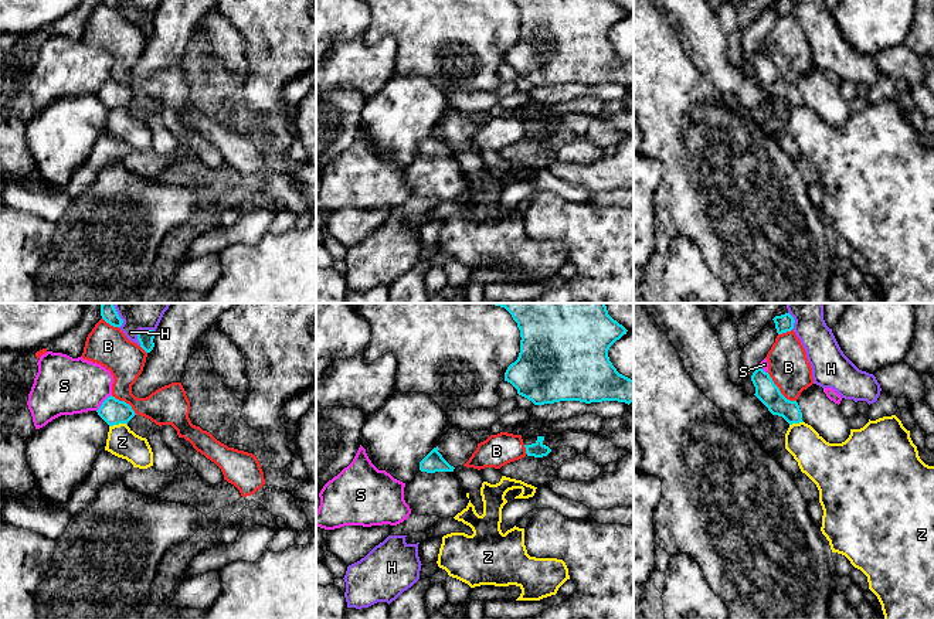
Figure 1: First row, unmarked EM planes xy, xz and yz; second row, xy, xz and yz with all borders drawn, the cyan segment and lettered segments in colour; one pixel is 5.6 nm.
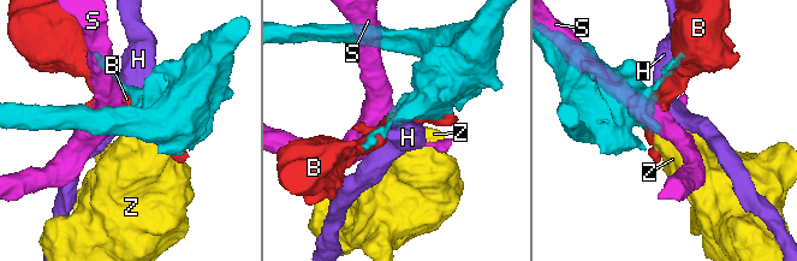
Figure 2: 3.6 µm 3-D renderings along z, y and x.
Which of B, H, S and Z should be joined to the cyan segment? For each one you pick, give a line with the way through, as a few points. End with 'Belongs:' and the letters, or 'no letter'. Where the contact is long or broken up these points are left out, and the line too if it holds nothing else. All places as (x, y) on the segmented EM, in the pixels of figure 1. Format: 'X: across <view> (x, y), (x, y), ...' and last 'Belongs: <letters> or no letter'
Belongs: no letter

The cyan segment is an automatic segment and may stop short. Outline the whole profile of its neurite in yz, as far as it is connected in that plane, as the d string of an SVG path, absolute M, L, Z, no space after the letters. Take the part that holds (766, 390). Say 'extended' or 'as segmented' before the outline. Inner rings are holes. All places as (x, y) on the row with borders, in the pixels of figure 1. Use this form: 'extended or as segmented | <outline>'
as segmented | M757 367L751 375L751 381L755 387L754 395L772 415L782 416L789 425L804 422L798 402L787 399L768 373Z

